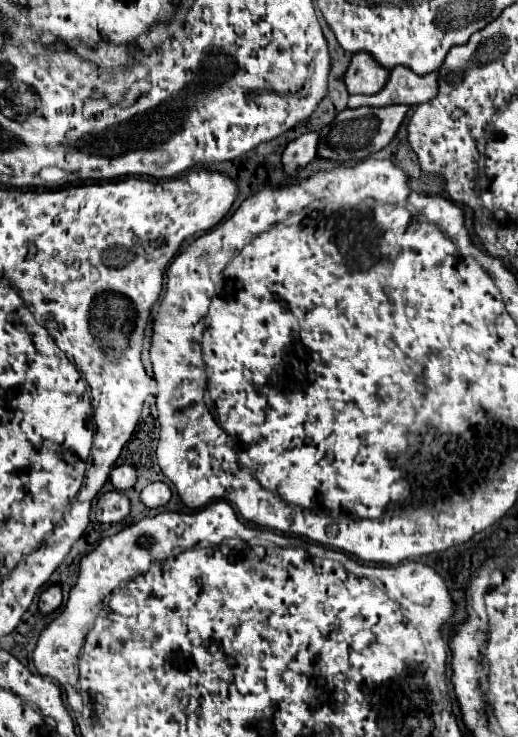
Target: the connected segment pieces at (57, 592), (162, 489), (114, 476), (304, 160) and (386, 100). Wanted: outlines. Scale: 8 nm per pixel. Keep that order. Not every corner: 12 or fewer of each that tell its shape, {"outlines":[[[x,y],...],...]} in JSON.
{"outlines":[[[60,586],[42,592],[40,614],[56,612],[62,604]],[[164,482],[148,484],[142,502],[148,508],[164,506],[170,500],[170,486]],[[118,466],[110,472],[116,490],[128,490],[136,484],[132,466]],[[318,132],[292,140],[282,156],[284,170],[296,174],[318,150]],[[396,66],[372,96],[350,96],[358,106],[416,106],[438,94],[438,72],[416,76]]]}

